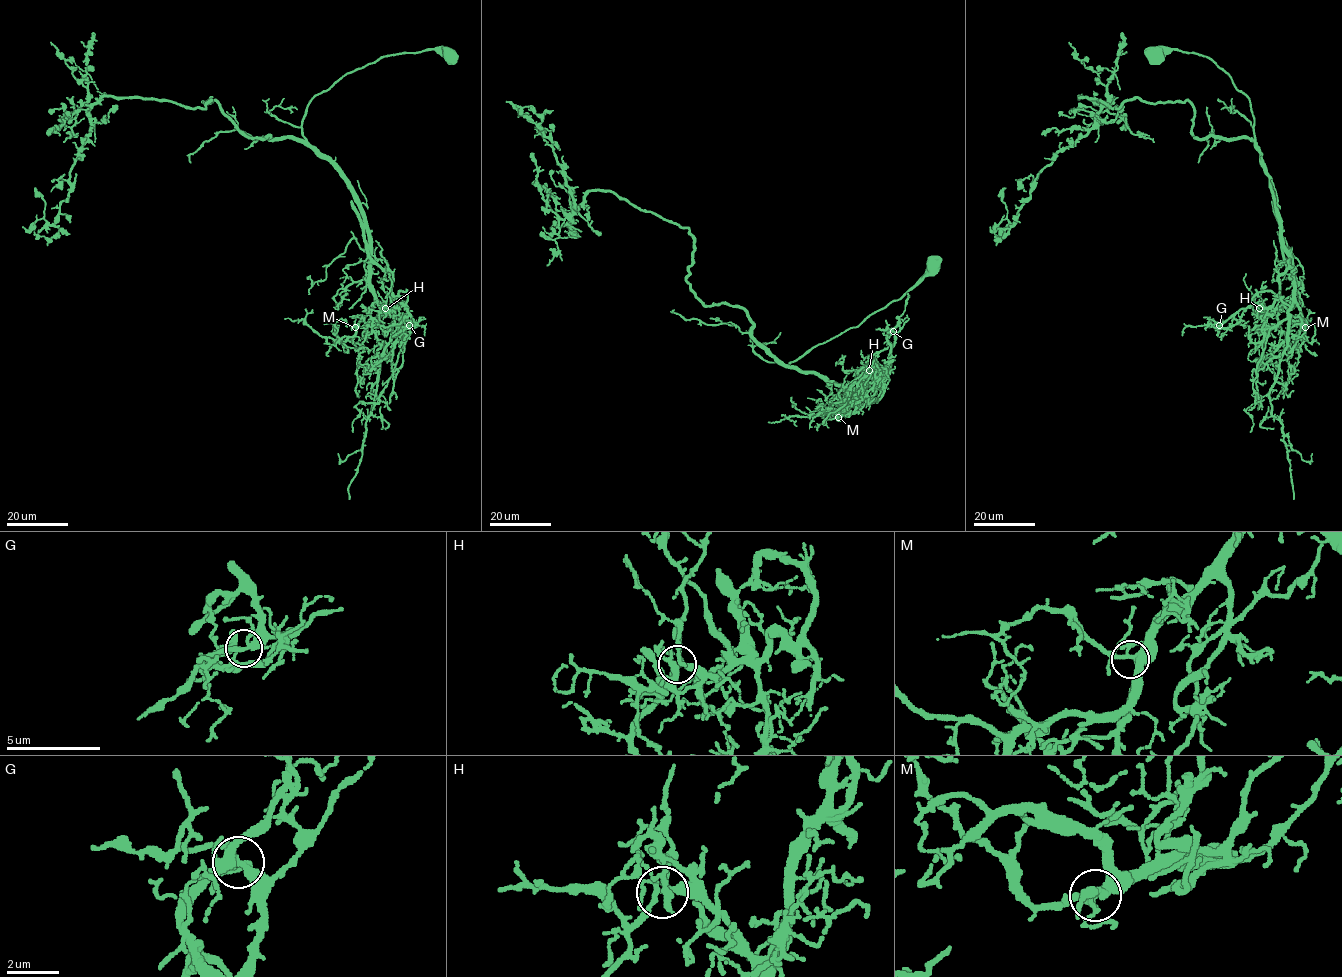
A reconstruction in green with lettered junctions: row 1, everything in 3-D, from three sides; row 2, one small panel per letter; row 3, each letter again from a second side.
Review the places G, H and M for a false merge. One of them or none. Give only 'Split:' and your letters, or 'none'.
Split: G

